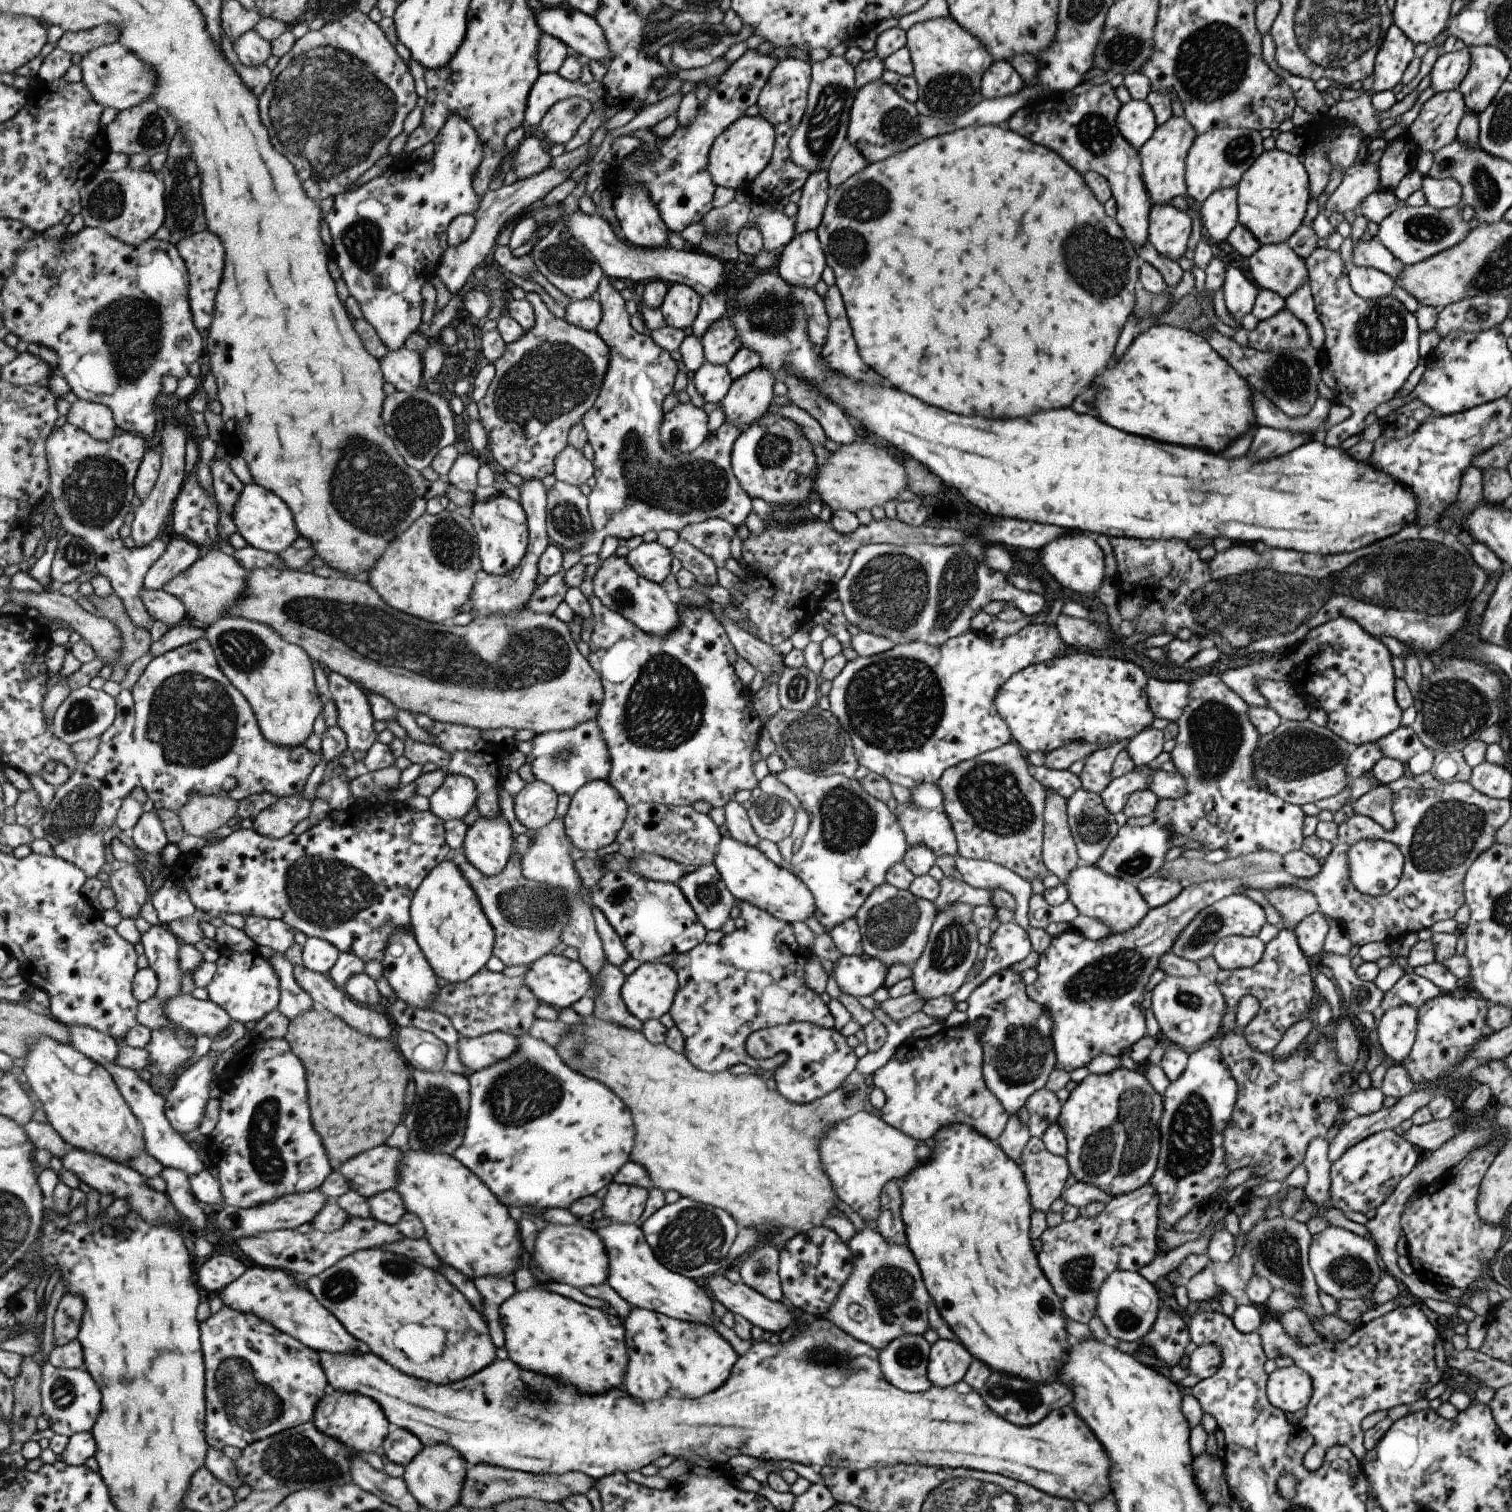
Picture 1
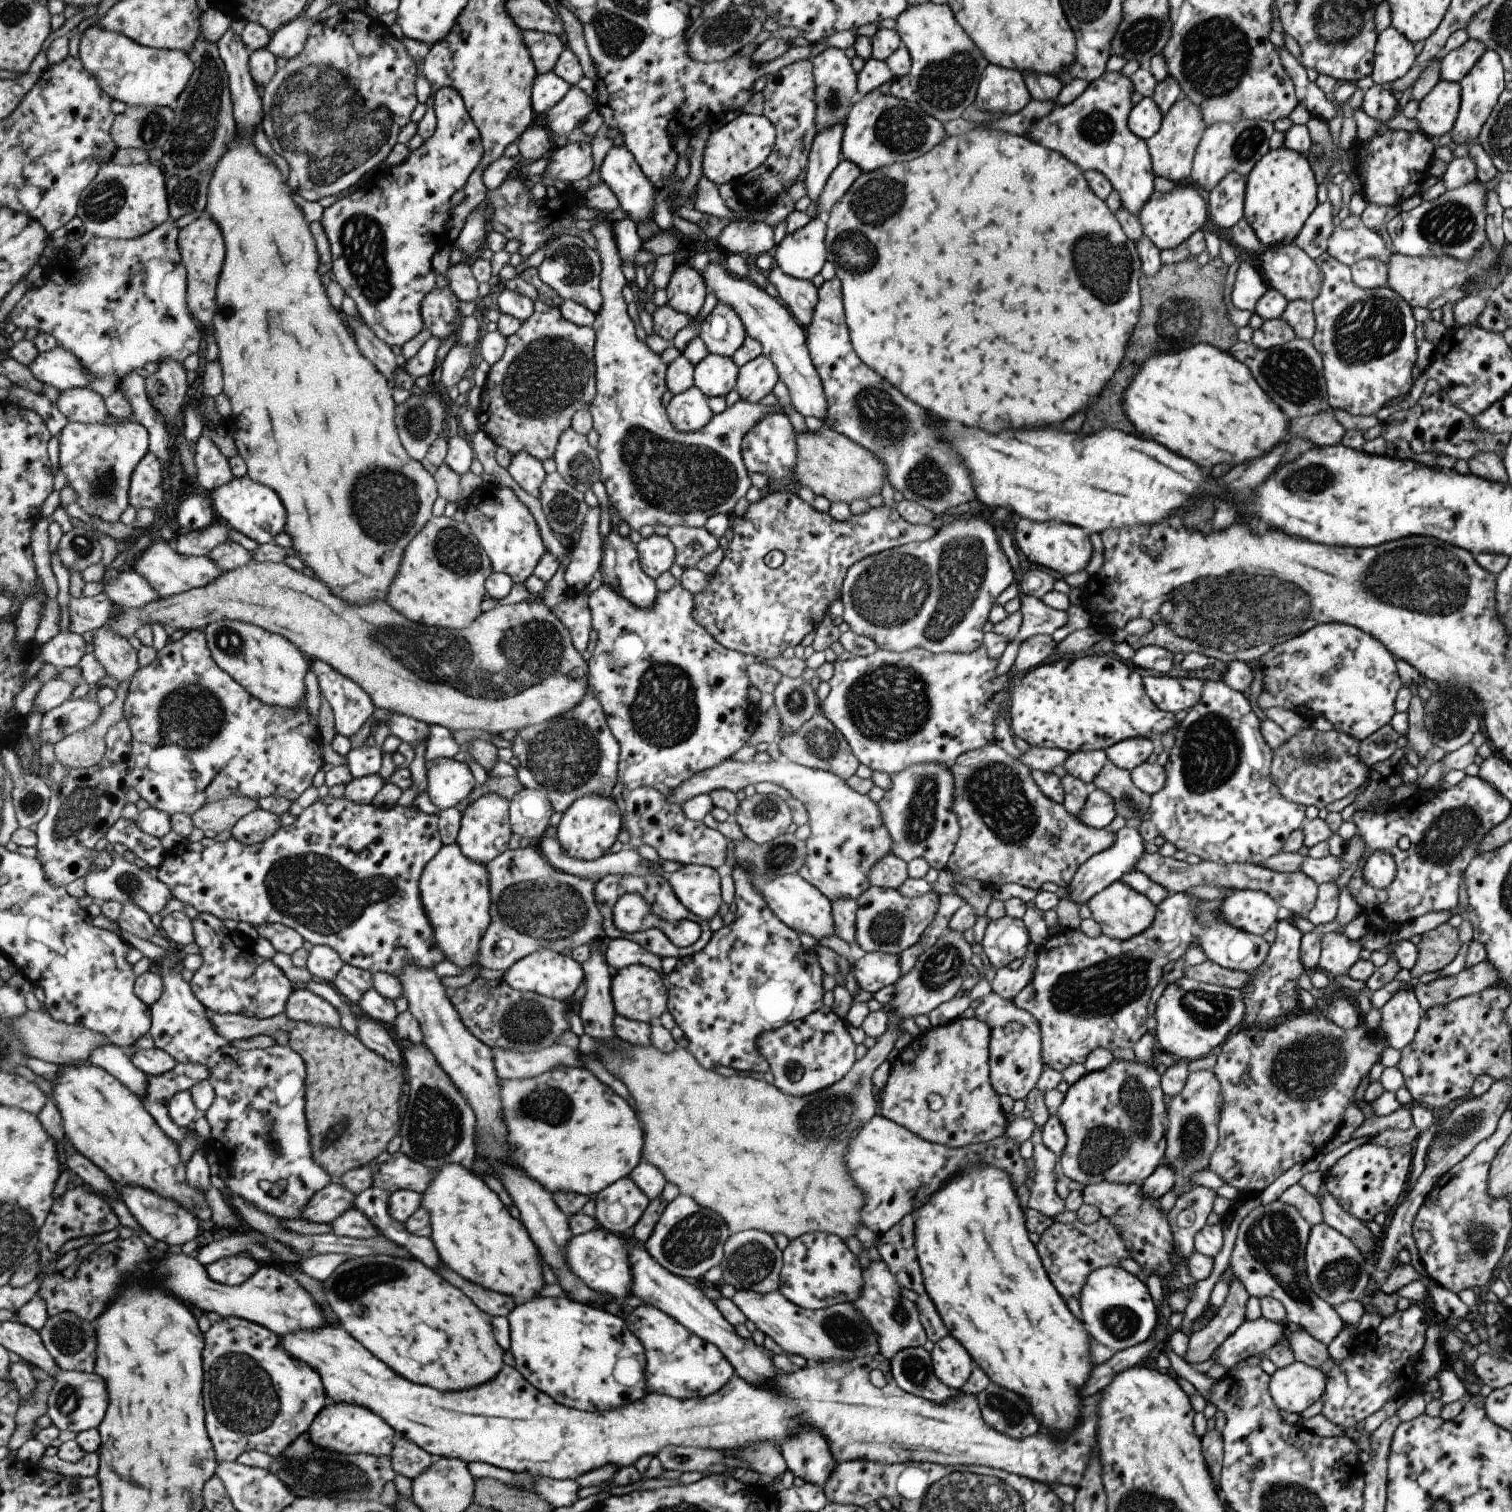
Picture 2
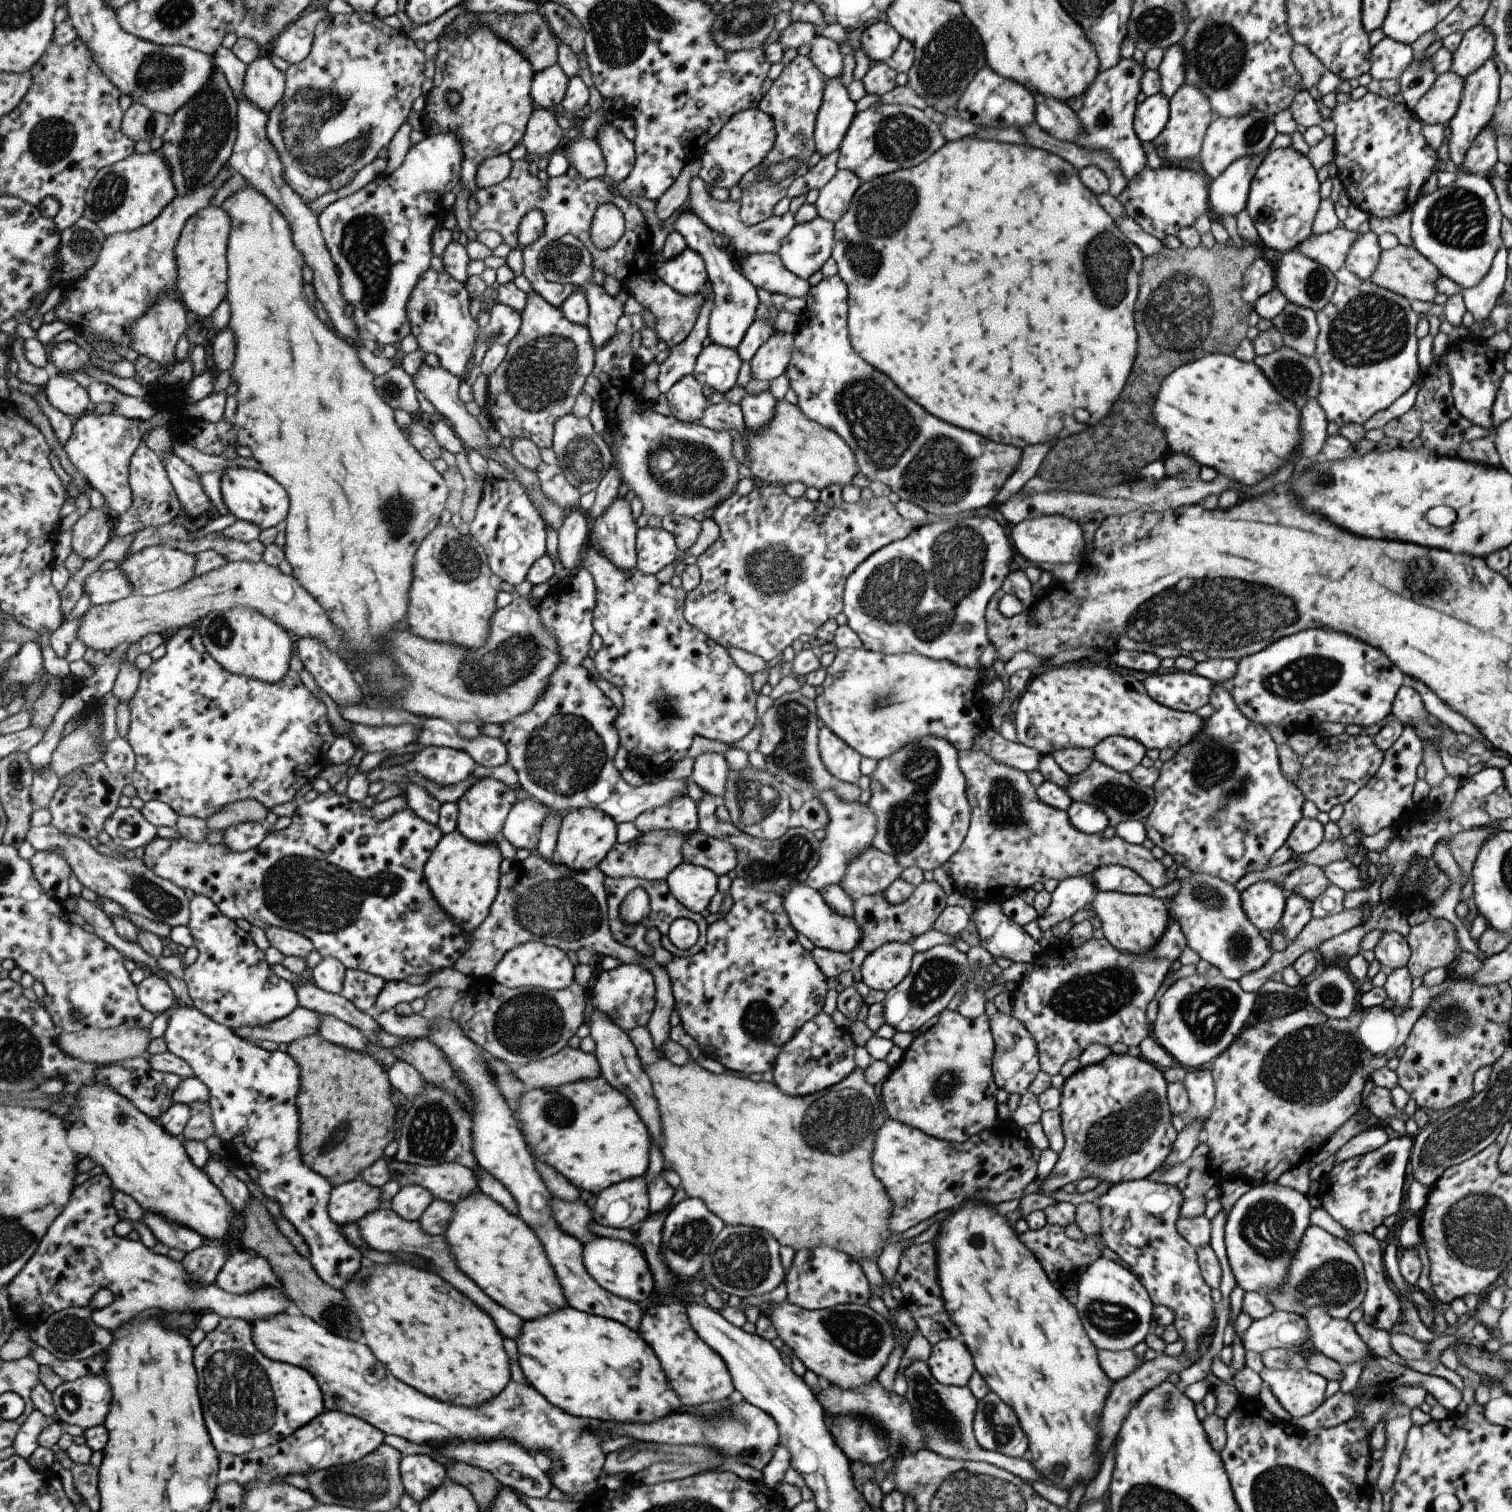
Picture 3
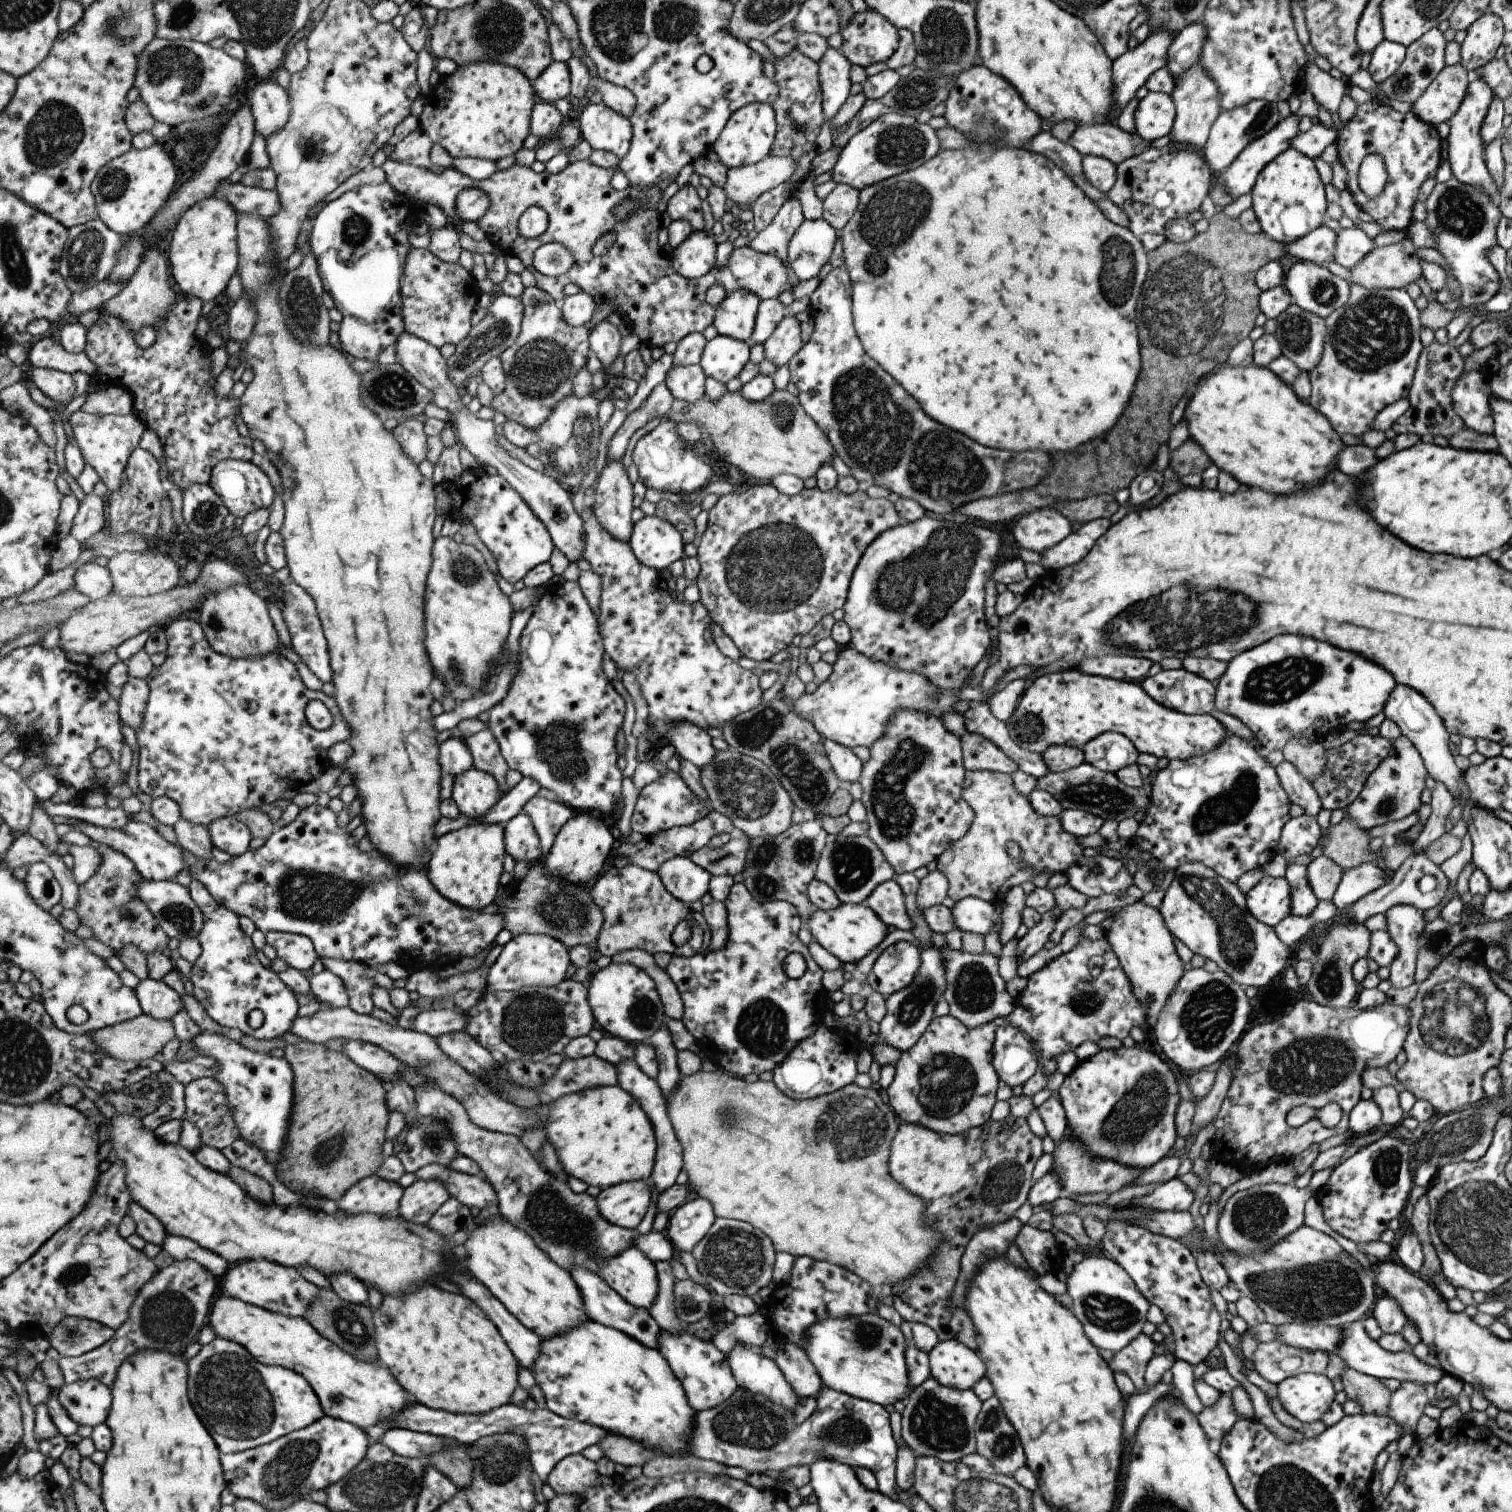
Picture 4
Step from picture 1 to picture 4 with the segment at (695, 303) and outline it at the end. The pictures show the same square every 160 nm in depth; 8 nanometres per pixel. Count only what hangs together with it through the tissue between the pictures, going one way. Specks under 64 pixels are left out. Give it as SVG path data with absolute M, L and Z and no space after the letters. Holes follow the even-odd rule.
M709 228L692 230L670 253L669 260L678 275L688 279L703 276L716 264L716 242Z

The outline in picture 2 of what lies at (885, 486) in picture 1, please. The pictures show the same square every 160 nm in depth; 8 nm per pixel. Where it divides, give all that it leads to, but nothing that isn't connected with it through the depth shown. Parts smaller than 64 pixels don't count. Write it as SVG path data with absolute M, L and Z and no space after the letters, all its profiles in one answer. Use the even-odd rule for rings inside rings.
M823 424L815 432L805 430L795 434L795 462L792 474L801 487L807 486L816 495L824 496L829 502L849 504L855 499L867 499L879 493L886 478L884 466L862 446L851 442Z

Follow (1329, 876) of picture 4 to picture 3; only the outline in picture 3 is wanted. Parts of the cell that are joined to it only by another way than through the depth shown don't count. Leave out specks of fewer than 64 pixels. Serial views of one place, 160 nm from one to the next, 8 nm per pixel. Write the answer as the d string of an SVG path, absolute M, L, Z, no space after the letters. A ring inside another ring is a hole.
M1306 864L1293 870L1283 882L1277 884L1284 890L1285 894L1297 893L1311 902L1330 885L1330 882L1322 867Z

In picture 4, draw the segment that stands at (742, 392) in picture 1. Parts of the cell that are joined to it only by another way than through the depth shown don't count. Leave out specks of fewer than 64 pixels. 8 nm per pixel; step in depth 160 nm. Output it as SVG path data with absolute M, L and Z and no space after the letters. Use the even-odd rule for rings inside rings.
M785 315L773 332L763 342L764 358L772 362L776 368L788 364L788 360L801 348L799 323L794 316Z

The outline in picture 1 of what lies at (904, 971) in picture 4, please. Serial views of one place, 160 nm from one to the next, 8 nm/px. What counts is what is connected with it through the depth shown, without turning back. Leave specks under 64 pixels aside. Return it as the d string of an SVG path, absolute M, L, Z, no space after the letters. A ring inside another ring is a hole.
M861 953L842 956L834 961L832 973L839 991L857 998L883 987L887 969L884 962Z

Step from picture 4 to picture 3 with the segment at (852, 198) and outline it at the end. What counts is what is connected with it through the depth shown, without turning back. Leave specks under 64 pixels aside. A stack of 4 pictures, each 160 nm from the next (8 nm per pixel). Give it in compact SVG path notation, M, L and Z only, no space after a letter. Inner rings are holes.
M836 169L835 174L818 190L813 204L817 217L833 224L837 222L848 209L849 201L860 183L852 172Z

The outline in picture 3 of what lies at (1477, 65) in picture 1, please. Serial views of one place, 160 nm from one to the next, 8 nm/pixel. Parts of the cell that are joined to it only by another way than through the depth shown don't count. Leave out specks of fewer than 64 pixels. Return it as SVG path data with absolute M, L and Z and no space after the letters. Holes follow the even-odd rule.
M1493 58L1487 59L1477 70L1470 72L1465 78L1462 86L1462 93L1458 102L1455 114L1447 124L1448 132L1448 155L1452 169L1461 169L1464 163L1464 156L1473 139L1479 131L1486 126L1492 118L1493 111L1498 102L1498 82L1500 79Z

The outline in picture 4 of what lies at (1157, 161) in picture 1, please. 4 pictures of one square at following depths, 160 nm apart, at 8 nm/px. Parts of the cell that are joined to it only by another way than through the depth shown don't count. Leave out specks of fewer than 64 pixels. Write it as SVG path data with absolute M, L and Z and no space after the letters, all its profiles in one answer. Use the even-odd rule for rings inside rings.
M1197 62L1174 79L1170 94L1175 107L1175 118L1168 134L1170 142L1175 145L1187 144L1201 150L1208 137L1208 130L1220 113L1220 96L1216 84Z

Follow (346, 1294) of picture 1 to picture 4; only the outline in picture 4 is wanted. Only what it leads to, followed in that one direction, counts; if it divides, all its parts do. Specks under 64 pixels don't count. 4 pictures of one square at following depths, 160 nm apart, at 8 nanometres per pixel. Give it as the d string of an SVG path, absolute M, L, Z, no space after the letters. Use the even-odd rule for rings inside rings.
M425 1286L421 1288L421 1292L413 1292L413 1296L407 1296L405 1300L386 1296L381 1302L378 1310L374 1310L374 1323L376 1324L376 1345L378 1348L379 1358L382 1364L391 1370L391 1373L403 1385L410 1396L419 1403L424 1404L432 1409L441 1409L450 1413L467 1413L473 1415L485 1415L488 1412L495 1411L496 1408L504 1407L511 1403L513 1392L520 1386L520 1361L514 1355L512 1348L508 1345L508 1341L504 1339L498 1326L493 1319L468 1296L451 1294L445 1292L437 1286Z

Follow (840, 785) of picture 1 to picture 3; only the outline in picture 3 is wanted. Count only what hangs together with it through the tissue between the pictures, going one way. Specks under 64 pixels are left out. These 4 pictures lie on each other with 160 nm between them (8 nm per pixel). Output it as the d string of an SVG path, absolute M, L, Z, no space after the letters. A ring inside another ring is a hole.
M583 566L571 578L560 579L550 590L549 596L539 605L542 625L560 645L560 665L553 672L547 690L540 696L535 707L515 719L502 725L500 739L508 748L508 762L518 774L520 786L545 804L549 810L567 814L582 808L596 808L608 813L612 819L631 823L640 812L667 804L673 796L686 793L686 786L681 779L667 780L660 778L638 787L629 788L617 774L613 766L613 754L617 750L617 735L613 720L618 716L611 700L595 684L589 670L583 666L583 660L591 652L591 640L595 636L594 612L596 610L597 587L594 576ZM832 789L818 794L818 801L823 803L828 812L830 821L824 828L825 837L819 842L819 856L817 864L809 872L805 884L818 891L825 885L837 885L849 860L854 859L864 848L871 846L871 839L875 832L873 813L857 801L845 802L833 792Z

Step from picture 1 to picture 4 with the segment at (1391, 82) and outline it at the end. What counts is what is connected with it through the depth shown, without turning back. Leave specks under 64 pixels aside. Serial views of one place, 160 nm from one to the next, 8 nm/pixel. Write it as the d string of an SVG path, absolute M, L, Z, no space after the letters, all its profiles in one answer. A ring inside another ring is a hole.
M1383 39L1372 50L1366 71L1369 72L1376 84L1380 83L1399 68L1404 54L1405 47L1402 44Z

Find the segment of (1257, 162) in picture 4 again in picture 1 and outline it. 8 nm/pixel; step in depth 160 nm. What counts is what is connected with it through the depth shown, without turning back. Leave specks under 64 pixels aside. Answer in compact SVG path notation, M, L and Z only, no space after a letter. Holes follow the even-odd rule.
M1236 188L1215 189L1205 200L1202 200L1198 214L1211 240L1215 242L1226 240L1226 236L1238 223Z

